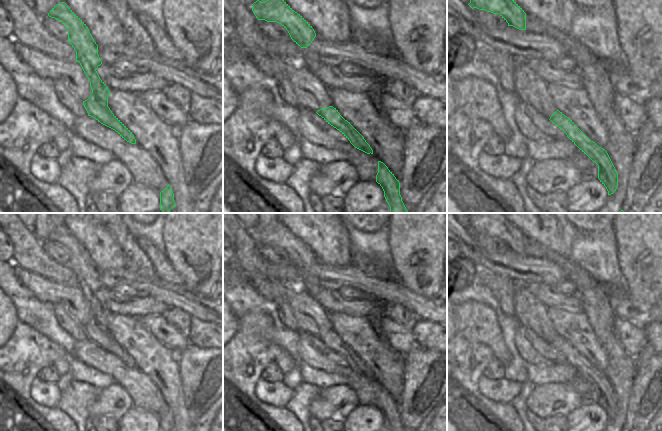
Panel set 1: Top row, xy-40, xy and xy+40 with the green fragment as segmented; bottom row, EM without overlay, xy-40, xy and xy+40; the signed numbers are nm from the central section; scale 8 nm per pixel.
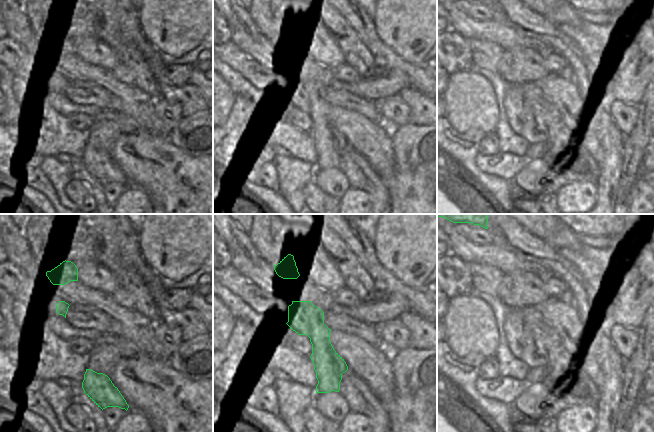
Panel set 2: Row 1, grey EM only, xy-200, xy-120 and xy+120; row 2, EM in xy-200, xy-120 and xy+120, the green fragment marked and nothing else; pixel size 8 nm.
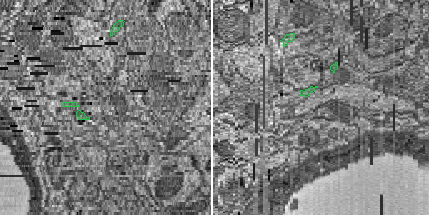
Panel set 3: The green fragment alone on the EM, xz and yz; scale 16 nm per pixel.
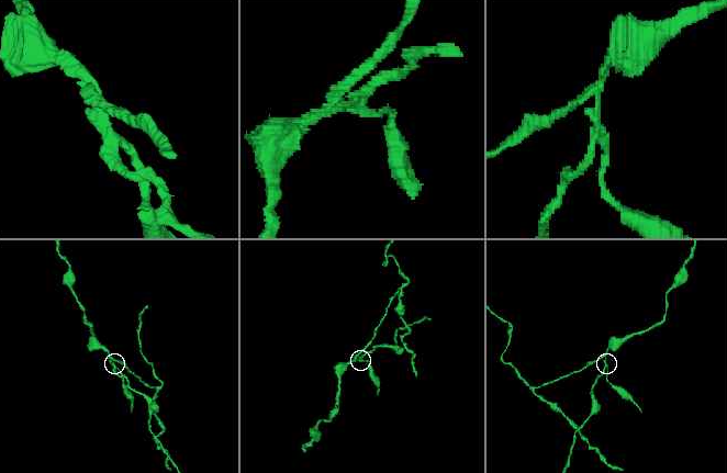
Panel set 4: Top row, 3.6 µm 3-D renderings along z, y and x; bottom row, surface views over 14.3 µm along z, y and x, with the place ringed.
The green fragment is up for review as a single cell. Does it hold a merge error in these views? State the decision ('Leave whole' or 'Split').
Split.

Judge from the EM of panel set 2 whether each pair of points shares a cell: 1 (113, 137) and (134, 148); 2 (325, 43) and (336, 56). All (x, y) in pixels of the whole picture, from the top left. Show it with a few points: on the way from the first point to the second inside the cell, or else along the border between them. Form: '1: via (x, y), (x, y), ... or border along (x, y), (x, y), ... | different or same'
1: via (118, 142), (124, 148), (129, 148) | same
2: via (326, 46), (333, 53) | same

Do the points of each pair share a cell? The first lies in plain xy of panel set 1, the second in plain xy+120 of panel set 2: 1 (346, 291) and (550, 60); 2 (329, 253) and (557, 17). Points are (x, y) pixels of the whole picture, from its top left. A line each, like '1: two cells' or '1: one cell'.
1: one cell
2: two cells

